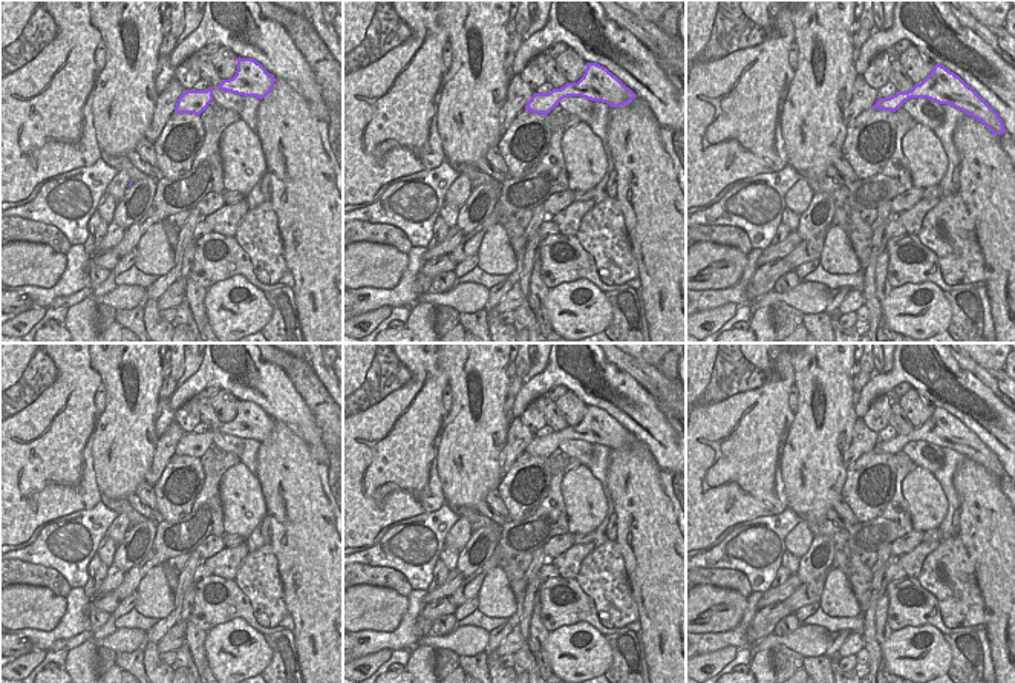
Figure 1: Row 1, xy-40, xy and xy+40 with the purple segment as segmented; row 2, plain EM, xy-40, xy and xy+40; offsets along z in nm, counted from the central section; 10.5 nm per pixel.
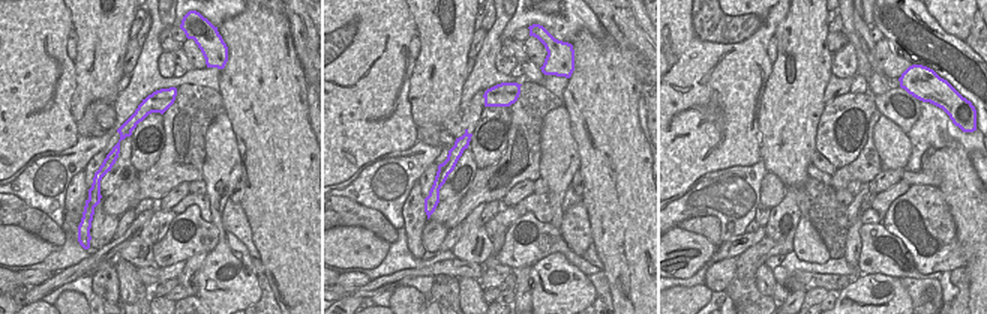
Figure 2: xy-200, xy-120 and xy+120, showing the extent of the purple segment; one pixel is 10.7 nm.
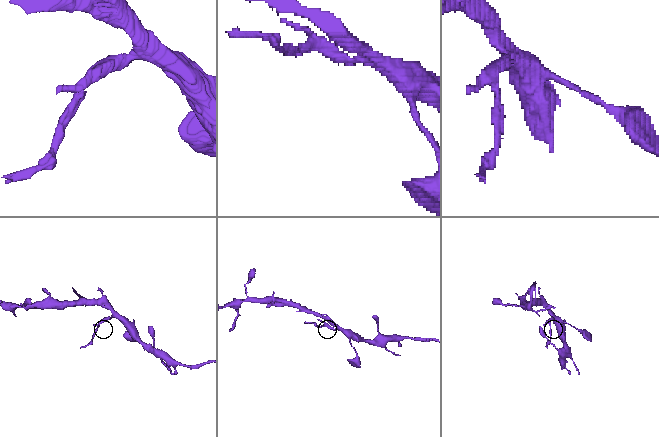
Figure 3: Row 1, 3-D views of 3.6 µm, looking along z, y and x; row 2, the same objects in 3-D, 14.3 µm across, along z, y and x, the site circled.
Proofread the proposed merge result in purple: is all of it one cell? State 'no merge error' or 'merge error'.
merge error

